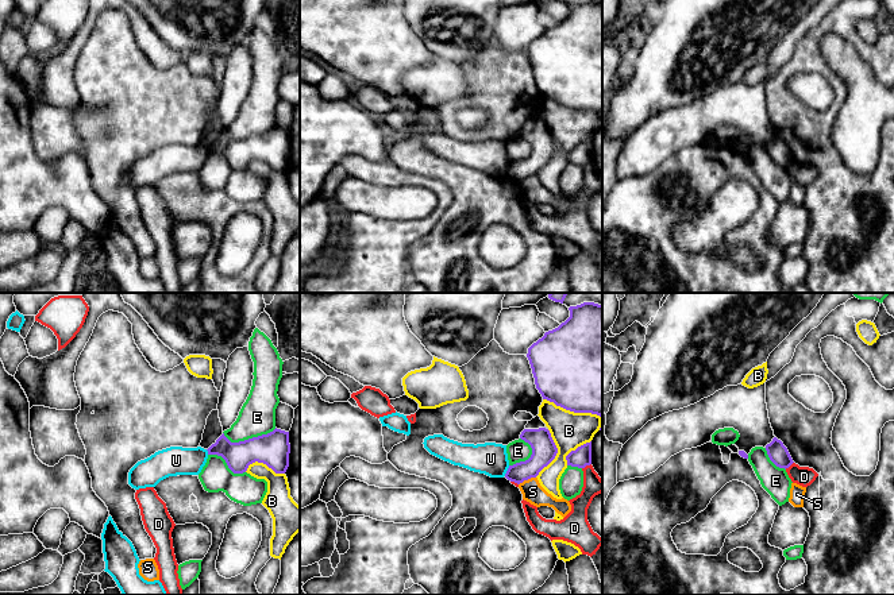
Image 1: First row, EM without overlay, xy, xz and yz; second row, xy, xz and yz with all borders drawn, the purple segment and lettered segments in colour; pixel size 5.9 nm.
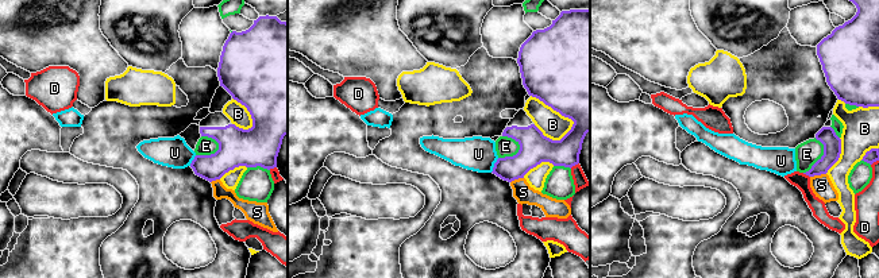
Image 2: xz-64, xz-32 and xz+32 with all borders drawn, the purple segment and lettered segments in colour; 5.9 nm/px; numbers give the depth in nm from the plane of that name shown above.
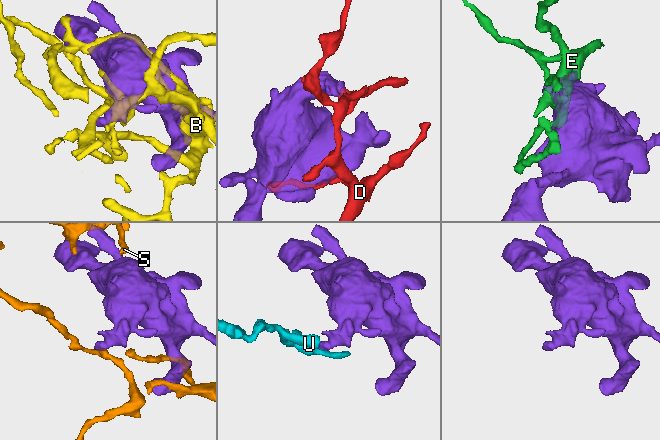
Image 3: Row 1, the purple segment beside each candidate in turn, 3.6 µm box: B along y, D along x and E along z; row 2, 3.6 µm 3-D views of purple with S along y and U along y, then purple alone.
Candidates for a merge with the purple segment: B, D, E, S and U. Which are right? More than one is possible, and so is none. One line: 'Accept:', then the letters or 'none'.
Accept: none

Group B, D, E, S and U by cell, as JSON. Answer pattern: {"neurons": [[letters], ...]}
{"neurons": [["B"], ["D"], ["E"], ["S"], ["U"]]}

